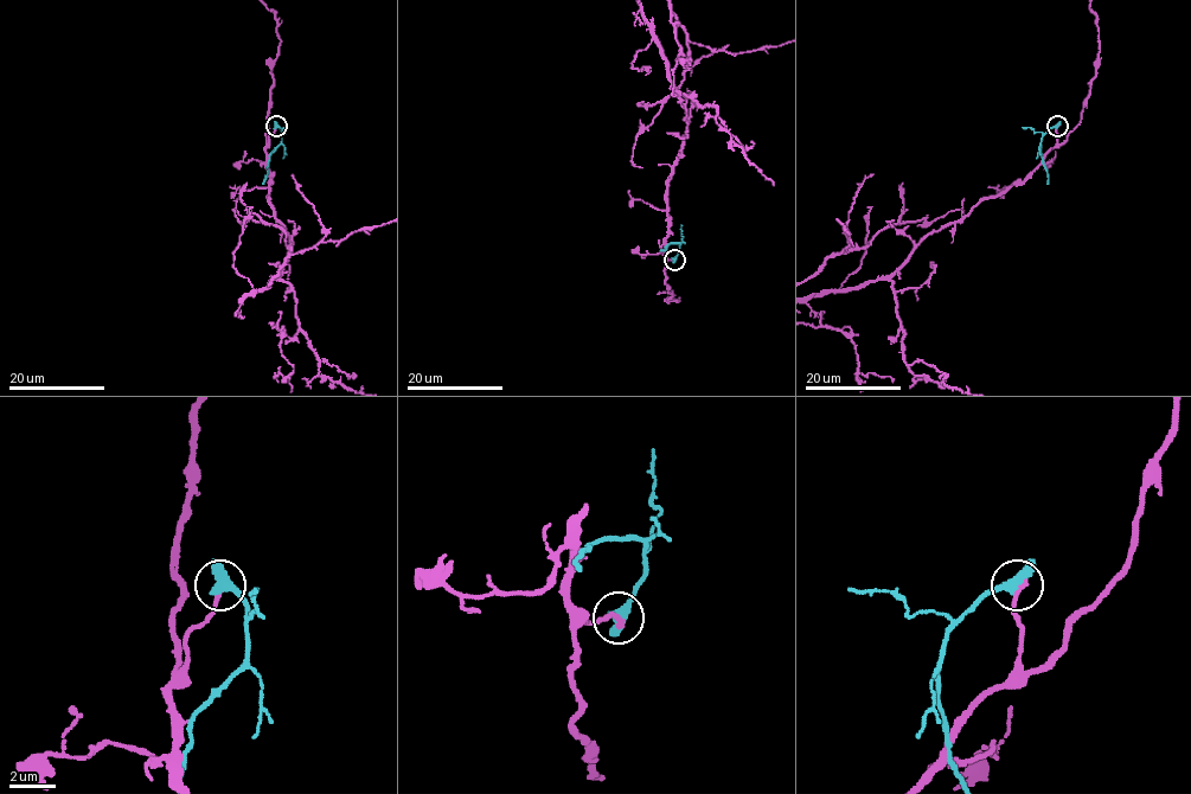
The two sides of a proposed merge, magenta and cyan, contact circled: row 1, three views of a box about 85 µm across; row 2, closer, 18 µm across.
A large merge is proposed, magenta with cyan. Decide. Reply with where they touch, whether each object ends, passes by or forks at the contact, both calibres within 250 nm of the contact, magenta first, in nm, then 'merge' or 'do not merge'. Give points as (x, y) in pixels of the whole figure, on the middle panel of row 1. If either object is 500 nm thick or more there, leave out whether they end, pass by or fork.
place (674, 260); magenta ends; cyan passes by; calibres 240 and 420 nm; do not merge

